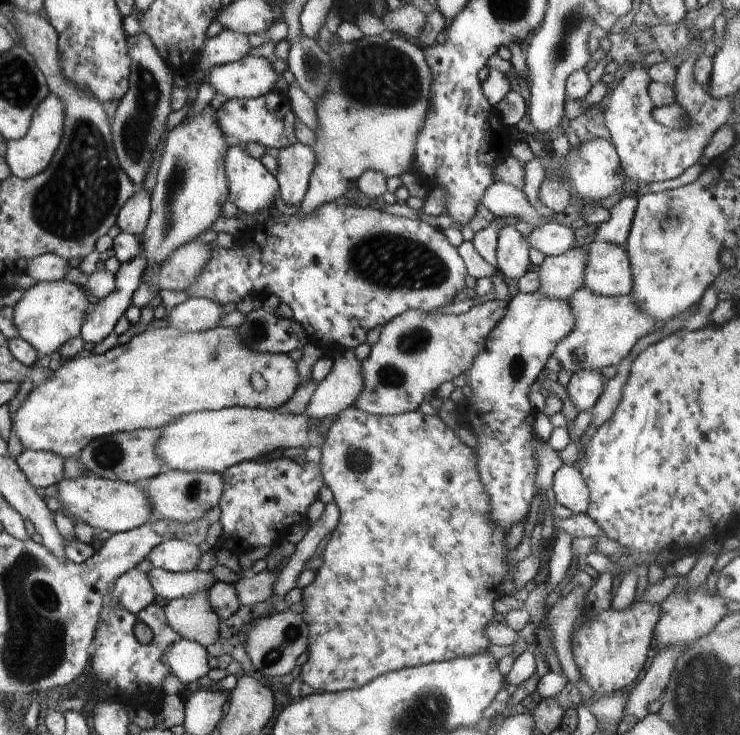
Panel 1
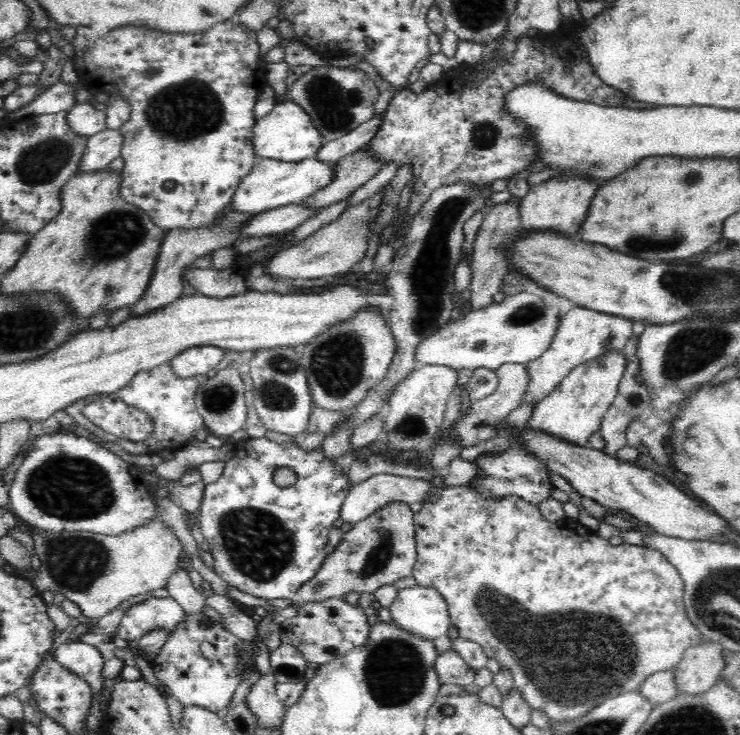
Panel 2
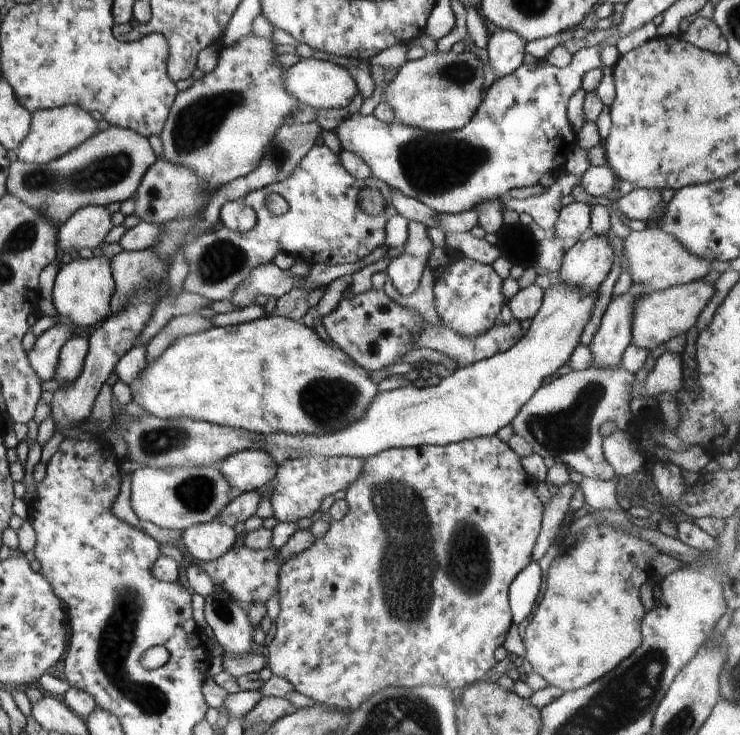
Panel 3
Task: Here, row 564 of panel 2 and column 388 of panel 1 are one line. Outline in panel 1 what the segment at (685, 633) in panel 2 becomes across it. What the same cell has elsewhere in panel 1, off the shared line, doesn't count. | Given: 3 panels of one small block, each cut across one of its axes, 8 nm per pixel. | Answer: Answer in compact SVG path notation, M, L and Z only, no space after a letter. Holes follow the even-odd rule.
M348 407L343 411L340 411L338 414L338 418L334 424L330 425L327 434L324 437L323 445L321 446L321 460L319 467L323 472L323 478L325 480L325 484L329 486L332 490L332 494L334 497L334 502L340 511L340 522L336 525L336 528L331 532L330 540L322 552L322 566L316 570L314 581L308 586L303 588L303 596L302 596L302 604L304 604L304 610L301 613L303 621L306 622L309 633L308 633L308 659L301 666L301 672L299 674L298 679L302 680L302 682L306 682L312 690L324 690L325 693L335 693L340 691L347 691L348 689L359 689L364 685L367 685L371 680L382 676L383 674L399 671L405 668L417 667L420 665L427 665L430 663L437 663L438 661L451 661L455 658L464 658L476 656L482 653L488 652L488 647L491 645L491 640L488 638L486 634L486 627L493 622L494 614L496 613L495 604L496 601L504 598L506 596L514 596L517 591L512 591L512 595L508 595L506 590L506 584L504 584L504 580L506 580L506 576L508 576L508 572L516 566L518 562L507 562L508 554L510 554L510 549L506 547L506 535L510 530L504 525L493 521L491 517L491 504L489 501L488 493L482 484L482 481L479 477L479 470L477 468L477 456L473 449L469 448L463 441L461 441L457 434L448 426L444 424L444 422L440 419L438 415L428 415L421 413L418 409L415 411L410 411L404 414L399 415L373 415L363 410L360 410L355 407Z

